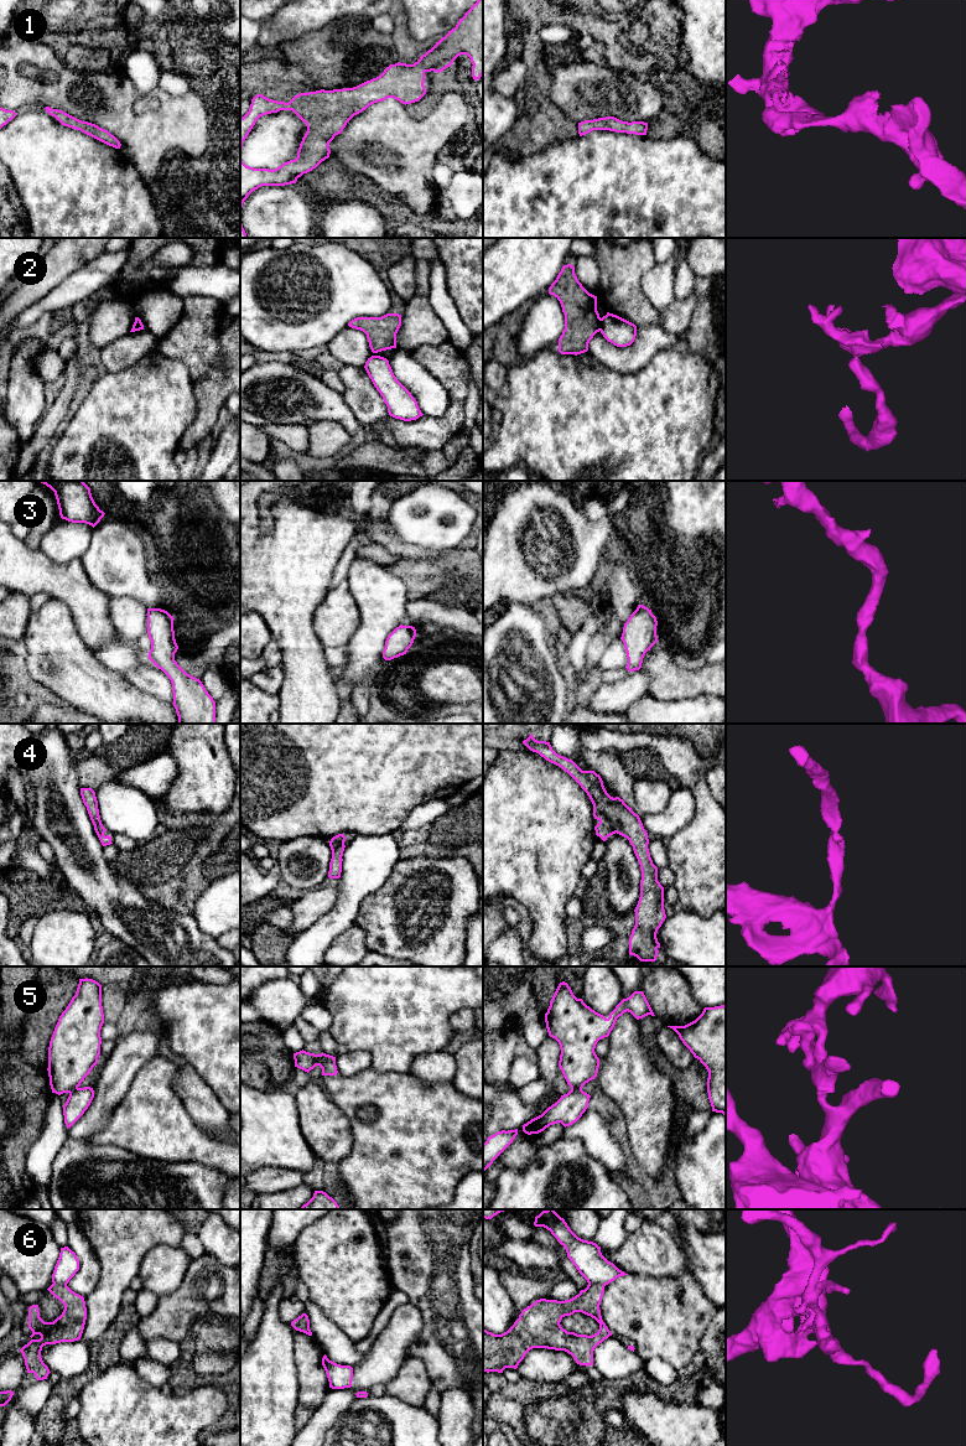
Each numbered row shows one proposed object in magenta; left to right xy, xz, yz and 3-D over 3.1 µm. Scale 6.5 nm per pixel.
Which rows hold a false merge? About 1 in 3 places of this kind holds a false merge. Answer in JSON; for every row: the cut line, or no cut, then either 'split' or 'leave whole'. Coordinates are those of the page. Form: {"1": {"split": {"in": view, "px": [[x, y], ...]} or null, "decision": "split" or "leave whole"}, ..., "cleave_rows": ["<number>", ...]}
{"1": {"split": null, "decision": "leave whole"}, "2": {"split": {"in": "yz", "px": [[600, 319], [601, 330]]}, "decision": "split"}, "3": {"split": null, "decision": "leave whole"}, "4": {"split": null, "decision": "leave whole"}, "5": {"split": {"in": "xz", "px": [[317, 1055], [318, 1064]]}, "decision": "split"}, "6": {"split": {"in": "yz", "px": [[588, 1283], [598, 1283], [603, 1286]]}, "decision": "split"}, "cleave_rows": ["2", "5", "6"]}

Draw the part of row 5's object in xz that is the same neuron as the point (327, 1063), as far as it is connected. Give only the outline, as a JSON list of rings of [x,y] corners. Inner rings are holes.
[[[321,1053],[318,1054],[320,1062],[318,1066],[322,1068],[322,1076],[336,1076],[338,1073],[336,1066],[336,1057]]]

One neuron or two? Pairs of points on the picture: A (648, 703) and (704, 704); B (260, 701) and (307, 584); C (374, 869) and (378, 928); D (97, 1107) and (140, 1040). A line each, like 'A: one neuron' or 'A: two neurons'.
A: one neuron
B: two neurons
C: two neurons
D: one neuron

